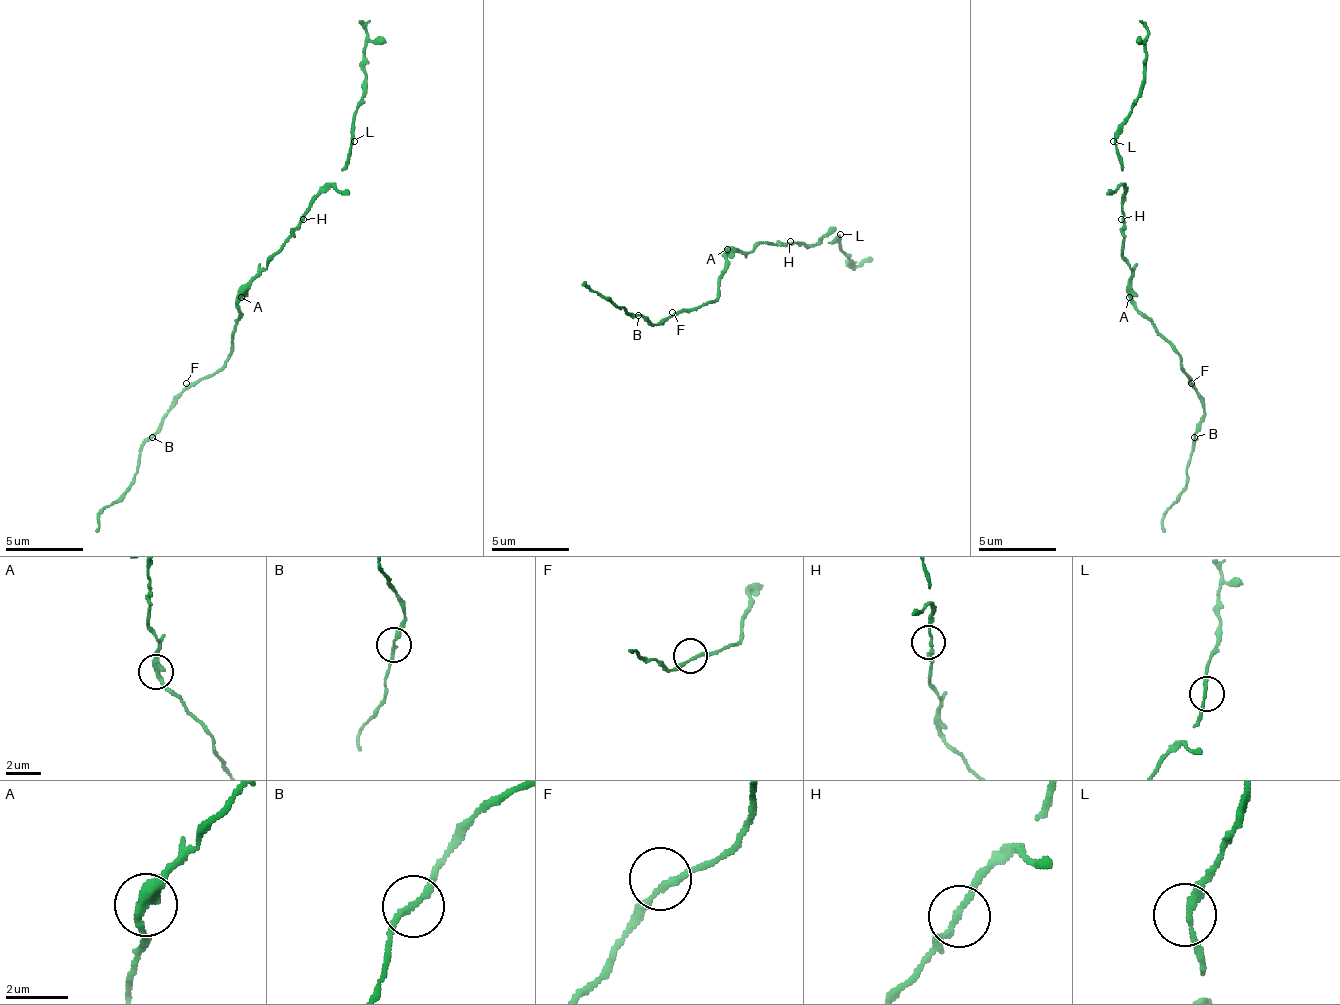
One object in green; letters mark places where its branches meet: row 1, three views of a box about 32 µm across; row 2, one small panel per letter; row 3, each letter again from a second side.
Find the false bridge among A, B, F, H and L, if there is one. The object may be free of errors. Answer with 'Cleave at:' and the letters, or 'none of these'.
Cleave at: none of these

